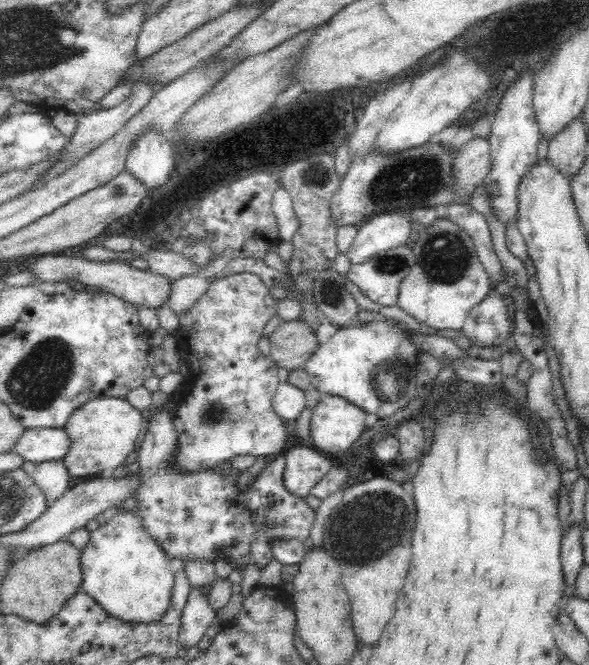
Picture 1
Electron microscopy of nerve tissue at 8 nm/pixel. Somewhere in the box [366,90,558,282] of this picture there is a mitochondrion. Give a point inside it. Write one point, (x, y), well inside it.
(389, 263)

